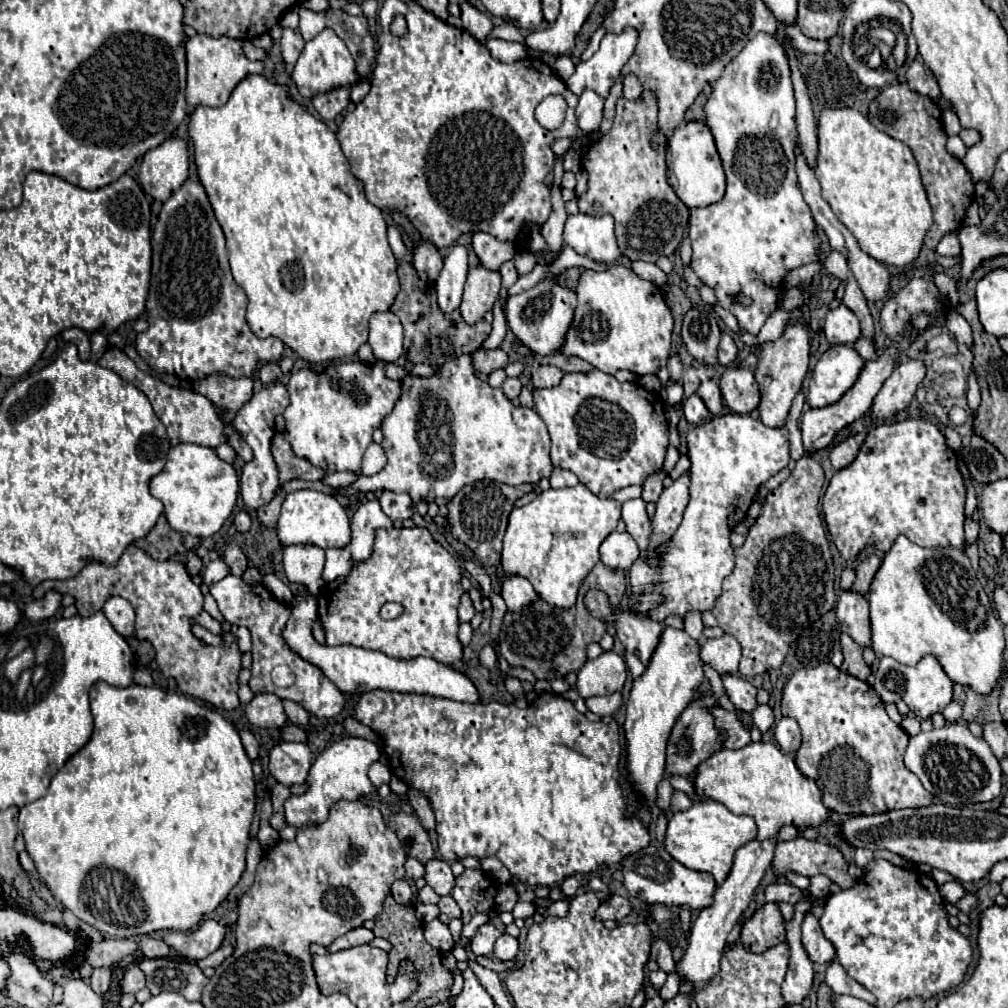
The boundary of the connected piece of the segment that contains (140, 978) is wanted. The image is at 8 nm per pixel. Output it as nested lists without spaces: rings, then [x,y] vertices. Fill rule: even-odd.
[[[138,964],[128,966],[128,970],[124,974],[124,980],[122,980],[122,992],[136,994],[144,986],[146,986],[146,978],[144,978],[144,972],[140,970],[140,966]]]

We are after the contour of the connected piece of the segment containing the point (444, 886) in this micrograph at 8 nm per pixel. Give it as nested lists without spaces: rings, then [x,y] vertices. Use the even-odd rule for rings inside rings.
[[[438,858],[428,860],[424,880],[426,880],[426,884],[430,888],[434,888],[434,892],[438,896],[450,894],[452,888],[454,888],[454,874],[452,874],[452,870],[450,870],[446,860],[438,860]]]

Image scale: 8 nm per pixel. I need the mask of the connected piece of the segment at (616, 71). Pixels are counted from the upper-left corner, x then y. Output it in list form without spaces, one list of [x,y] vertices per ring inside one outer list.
[[[628,28],[620,34],[606,32],[606,36],[600,42],[598,52],[576,66],[576,72],[566,80],[566,86],[576,96],[582,94],[584,86],[598,92],[600,96],[608,96],[610,86],[620,76],[624,64],[632,56],[638,42],[636,30]]]

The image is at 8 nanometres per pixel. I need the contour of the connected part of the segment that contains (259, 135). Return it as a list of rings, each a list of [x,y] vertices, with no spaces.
[[[258,74],[246,76],[244,82],[240,82],[234,88],[230,100],[224,106],[220,106],[220,108],[198,106],[190,118],[188,134],[190,134],[190,138],[194,142],[194,150],[196,150],[194,158],[196,158],[196,166],[198,166],[198,178],[210,198],[216,220],[220,222],[224,236],[226,236],[226,250],[230,256],[232,276],[234,276],[236,284],[242,286],[242,290],[248,296],[246,320],[248,320],[252,332],[258,338],[274,336],[274,338],[282,340],[290,350],[294,350],[300,358],[304,358],[310,364],[354,356],[358,352],[358,348],[362,344],[366,344],[370,316],[392,308],[392,302],[400,292],[400,284],[398,284],[398,274],[396,274],[398,264],[396,264],[396,258],[388,246],[386,222],[382,218],[382,212],[380,212],[380,208],[376,208],[374,204],[370,204],[366,200],[364,186],[350,172],[350,164],[348,164],[344,152],[340,150],[340,142],[338,142],[336,134],[322,120],[316,120],[300,104],[290,100],[286,86],[272,84],[270,80],[266,80]]]

